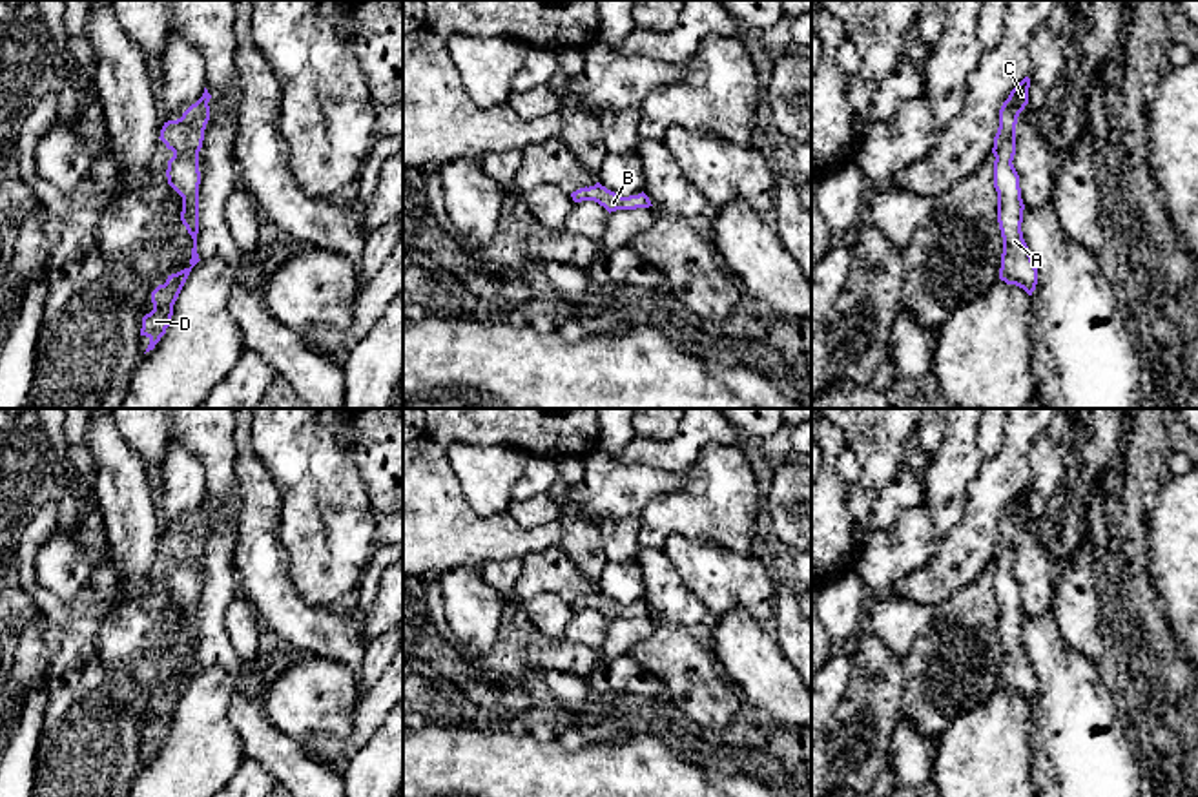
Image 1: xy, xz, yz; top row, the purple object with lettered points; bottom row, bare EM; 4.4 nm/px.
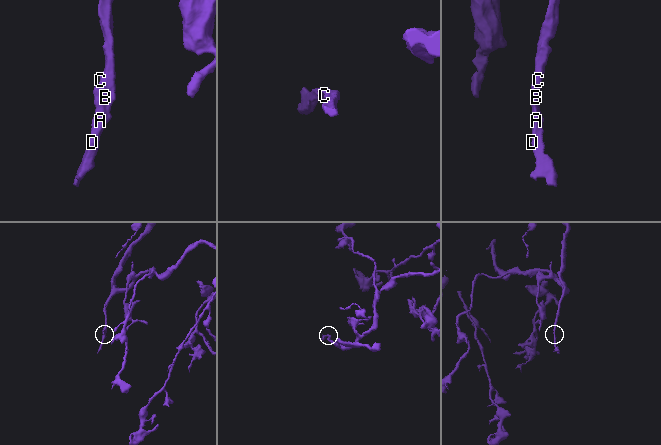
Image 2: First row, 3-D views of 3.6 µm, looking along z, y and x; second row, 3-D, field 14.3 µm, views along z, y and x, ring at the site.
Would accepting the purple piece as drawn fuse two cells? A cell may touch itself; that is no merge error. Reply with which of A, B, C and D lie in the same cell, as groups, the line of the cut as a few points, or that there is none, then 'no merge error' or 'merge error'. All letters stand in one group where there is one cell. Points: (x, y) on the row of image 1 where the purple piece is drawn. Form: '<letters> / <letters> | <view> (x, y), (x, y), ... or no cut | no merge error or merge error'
A B C D | no cut | no merge error

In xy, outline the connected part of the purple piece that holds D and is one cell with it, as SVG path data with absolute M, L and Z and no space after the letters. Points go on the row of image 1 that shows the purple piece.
M204 88L202 97L191 104L181 119L164 122L160 129L160 140L173 157L168 160L168 184L182 197L181 221L193 239L190 268L168 275L164 285L159 285L151 292L153 310L142 317L140 336L150 339L146 352L153 350L166 328L171 323L173 305L191 272L201 261L197 254L197 233L199 233L199 151L204 140L204 129L210 120L212 95Z

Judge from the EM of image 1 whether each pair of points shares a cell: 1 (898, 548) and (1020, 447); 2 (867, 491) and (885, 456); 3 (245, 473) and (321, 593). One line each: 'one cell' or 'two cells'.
1: two cells
2: one cell
3: two cells

